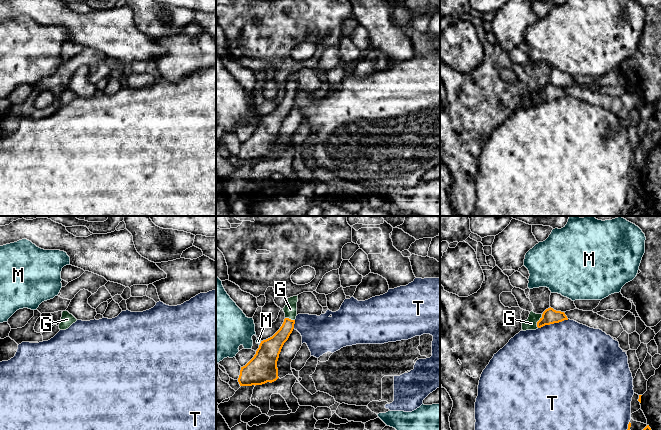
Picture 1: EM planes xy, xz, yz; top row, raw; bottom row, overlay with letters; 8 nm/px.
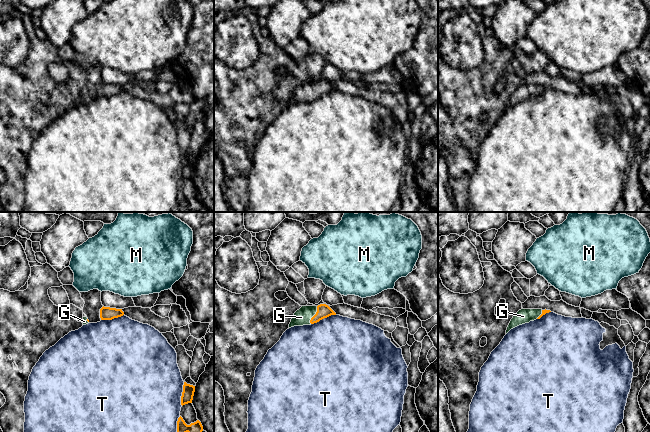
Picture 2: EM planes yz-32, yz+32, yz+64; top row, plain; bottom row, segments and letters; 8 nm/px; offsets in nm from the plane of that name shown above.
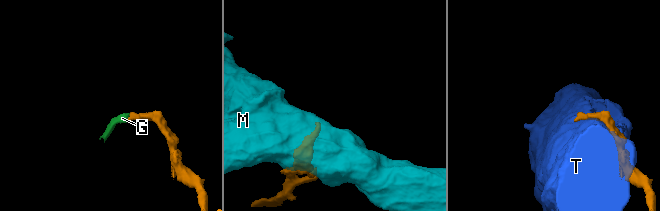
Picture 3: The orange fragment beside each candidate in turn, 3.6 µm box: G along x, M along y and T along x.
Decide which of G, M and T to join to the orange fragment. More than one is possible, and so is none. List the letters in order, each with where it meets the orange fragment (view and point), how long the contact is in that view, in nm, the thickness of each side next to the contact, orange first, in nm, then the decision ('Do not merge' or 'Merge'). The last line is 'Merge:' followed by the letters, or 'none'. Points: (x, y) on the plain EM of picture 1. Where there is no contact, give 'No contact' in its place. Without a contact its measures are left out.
G: Touches orange at yz (538, 97). Shared border 120 nm. Thickness 130 nm (orange) against 100 nm. Merge
M: Touches orange at xz (260, 119). Shared border 40 nm. Thickness 240 nm (orange) against 40 nm. Do not merge
T: Touches orange at yz (553, 99). Shared border 260 nm. Thickness 130 nm (orange) against 500 nm. Do not merge
Merge: G

